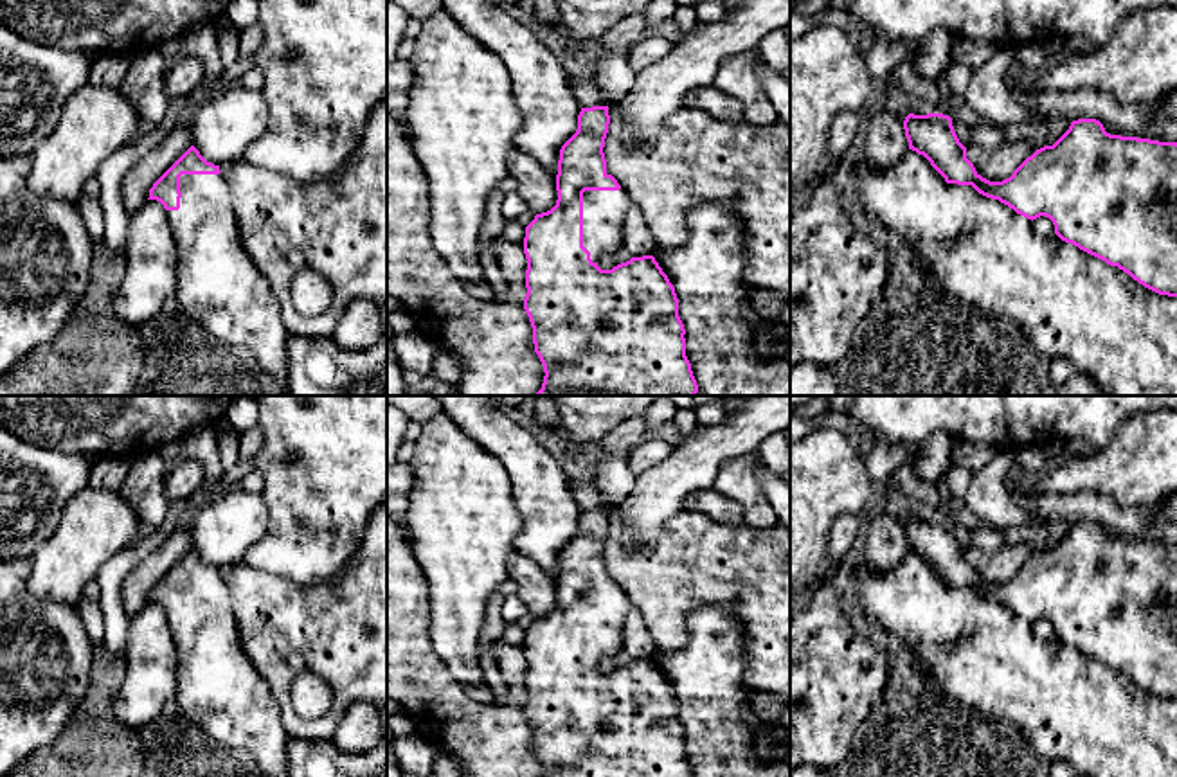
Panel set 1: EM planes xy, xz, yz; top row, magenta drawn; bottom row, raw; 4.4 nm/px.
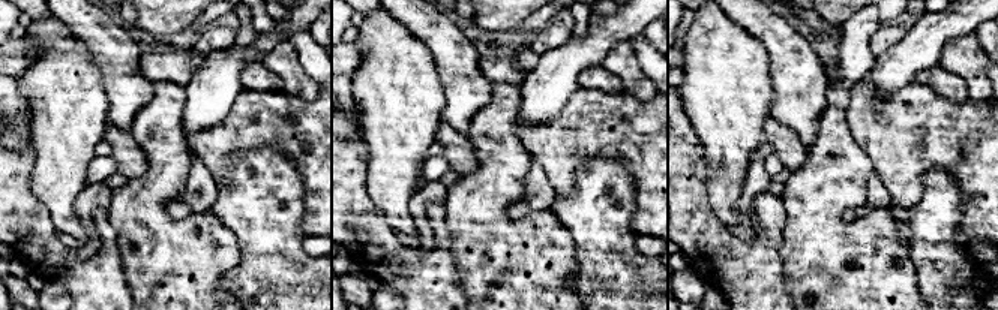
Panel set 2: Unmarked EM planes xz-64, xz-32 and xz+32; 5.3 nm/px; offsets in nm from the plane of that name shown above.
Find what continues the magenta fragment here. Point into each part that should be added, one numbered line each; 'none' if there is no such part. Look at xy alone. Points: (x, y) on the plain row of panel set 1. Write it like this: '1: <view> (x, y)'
1: xy (218, 691)

